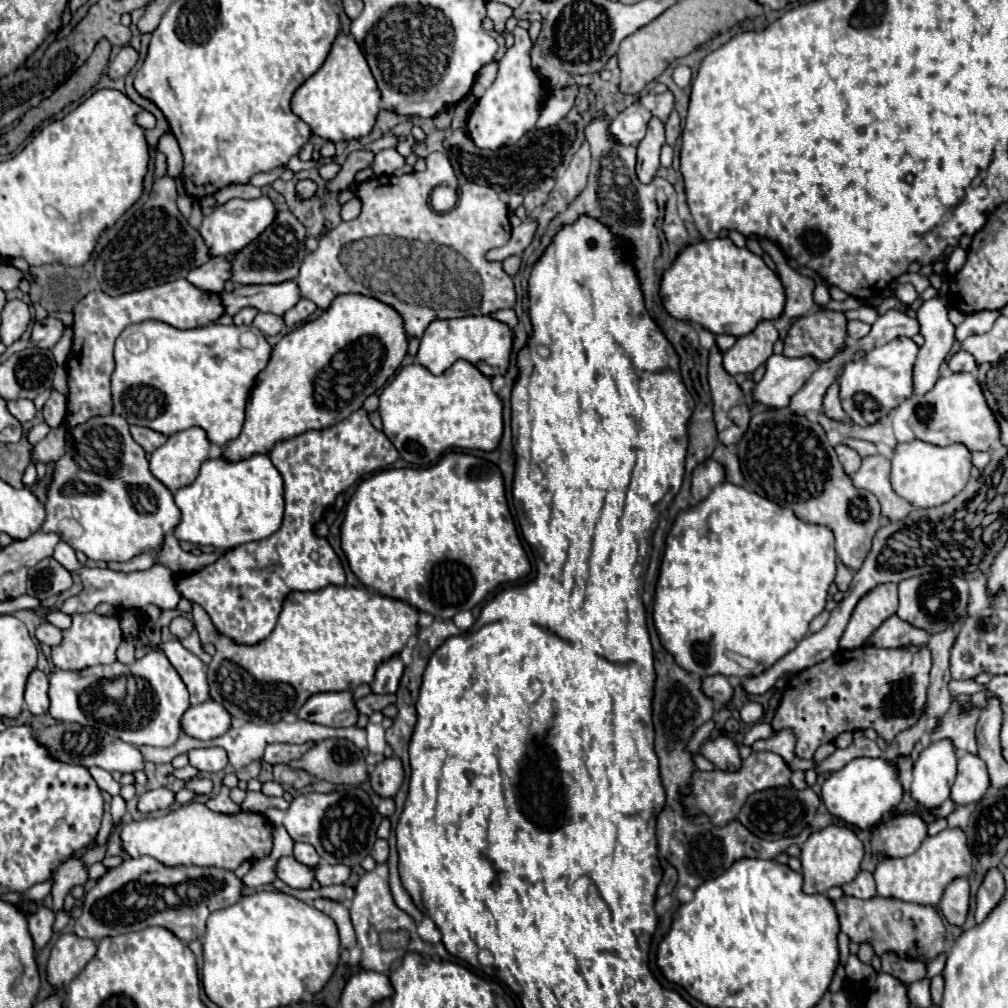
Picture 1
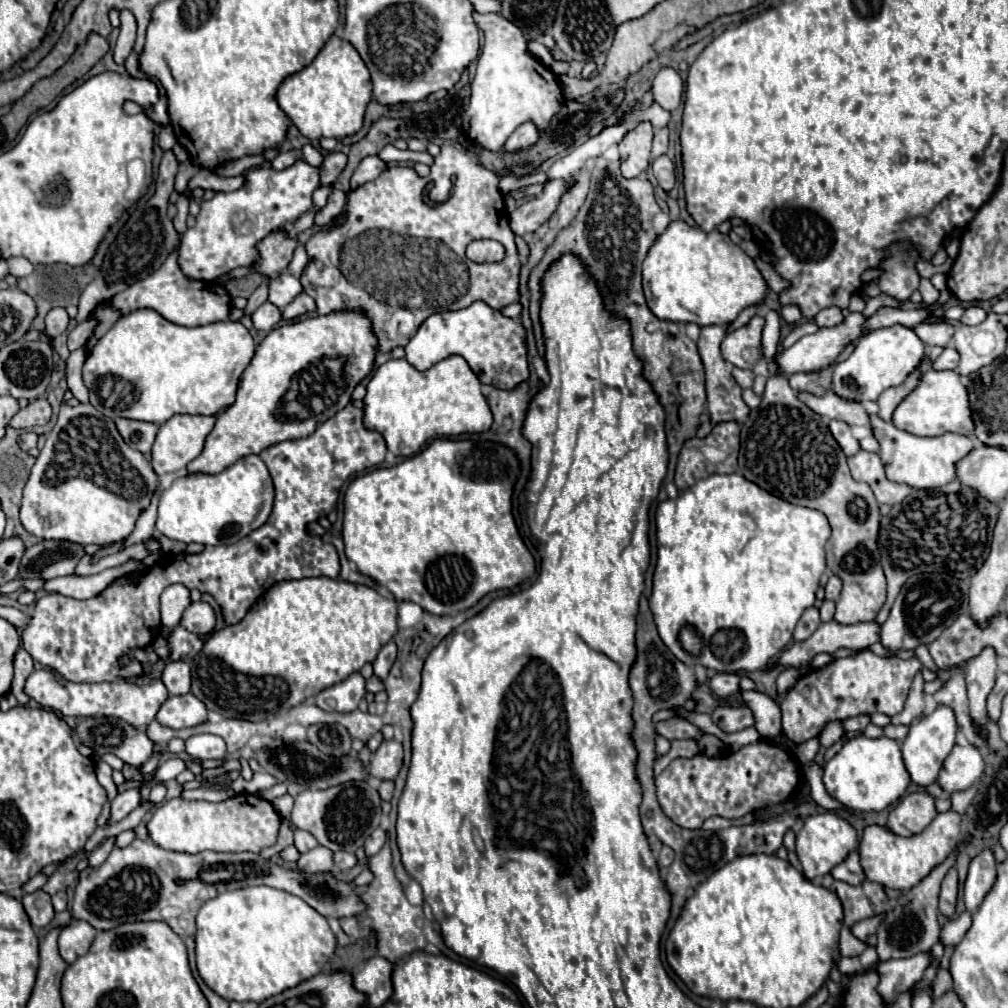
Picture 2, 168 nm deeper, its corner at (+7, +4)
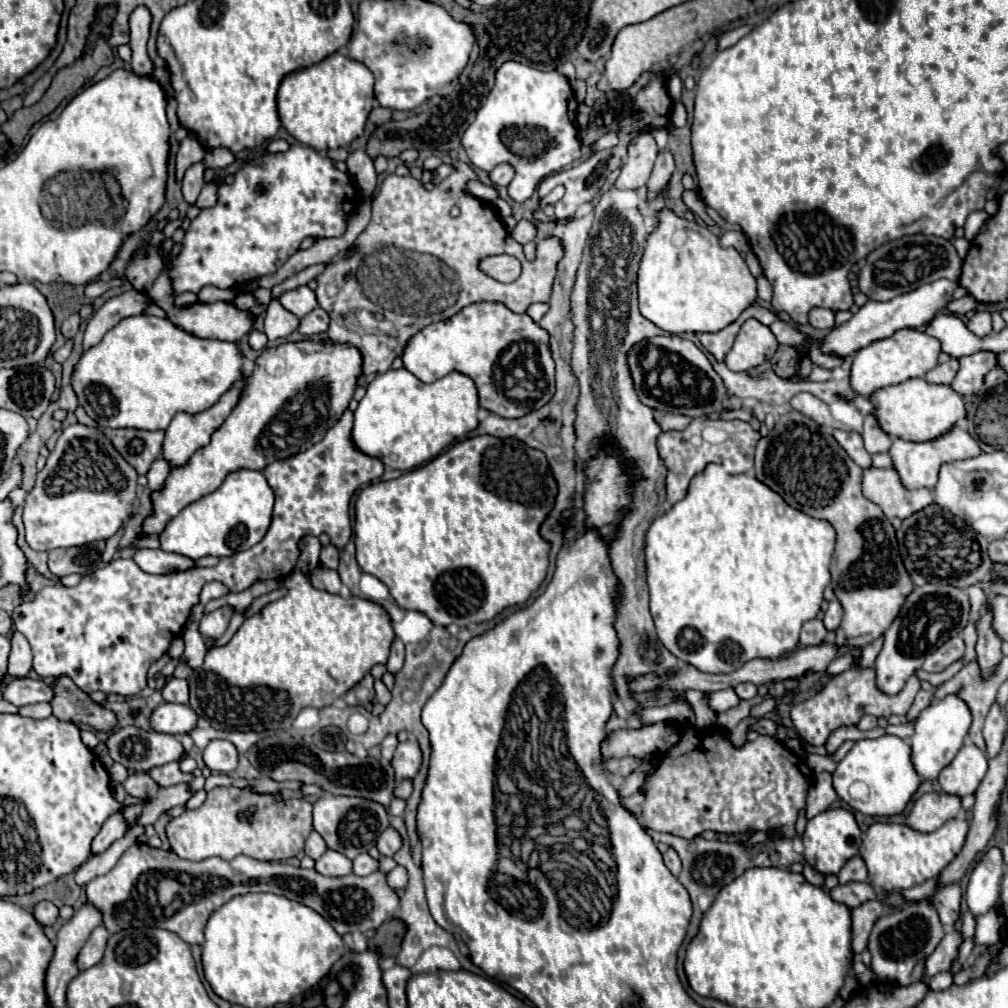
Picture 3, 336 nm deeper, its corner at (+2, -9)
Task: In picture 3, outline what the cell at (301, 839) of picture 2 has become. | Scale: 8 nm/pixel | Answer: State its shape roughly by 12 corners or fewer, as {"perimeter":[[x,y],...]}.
{"perimeter":[[312,831],[304,847],[306,855],[320,859],[326,841],[320,833]]}

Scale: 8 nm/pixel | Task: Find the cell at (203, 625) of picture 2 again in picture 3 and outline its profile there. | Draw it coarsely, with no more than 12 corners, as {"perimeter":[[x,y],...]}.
{"perimeter":[[220,607],[204,615],[200,633],[218,639],[226,631],[234,609]]}

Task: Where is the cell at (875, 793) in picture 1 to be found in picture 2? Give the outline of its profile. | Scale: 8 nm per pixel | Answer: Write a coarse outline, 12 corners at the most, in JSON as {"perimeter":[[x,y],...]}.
{"perimeter":[[849,740],[823,766],[831,798],[885,810],[909,786],[895,740]]}

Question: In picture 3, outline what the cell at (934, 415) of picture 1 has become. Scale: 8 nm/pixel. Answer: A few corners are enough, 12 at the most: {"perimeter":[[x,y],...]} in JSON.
{"perimeter":[[950,385],[882,387],[868,401],[890,437],[930,441],[966,417]]}

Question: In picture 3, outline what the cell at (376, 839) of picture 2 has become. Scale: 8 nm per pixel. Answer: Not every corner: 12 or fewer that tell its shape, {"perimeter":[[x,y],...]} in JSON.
{"perimeter":[[394,827],[378,837],[382,855],[394,855],[402,847],[402,837]]}

